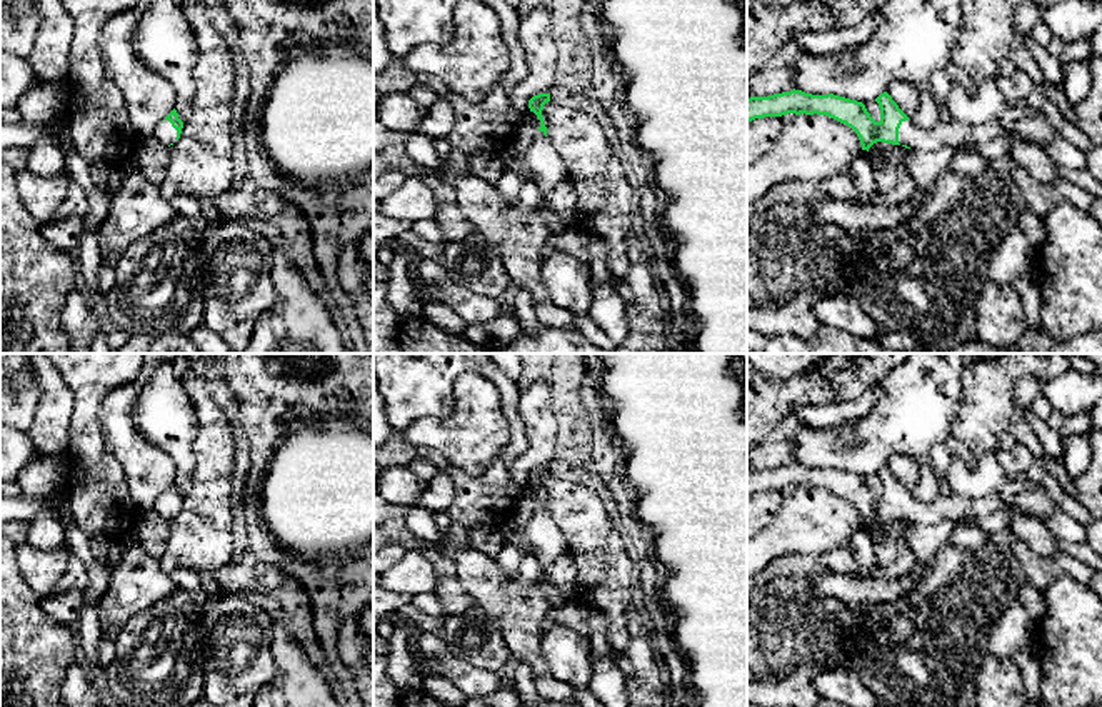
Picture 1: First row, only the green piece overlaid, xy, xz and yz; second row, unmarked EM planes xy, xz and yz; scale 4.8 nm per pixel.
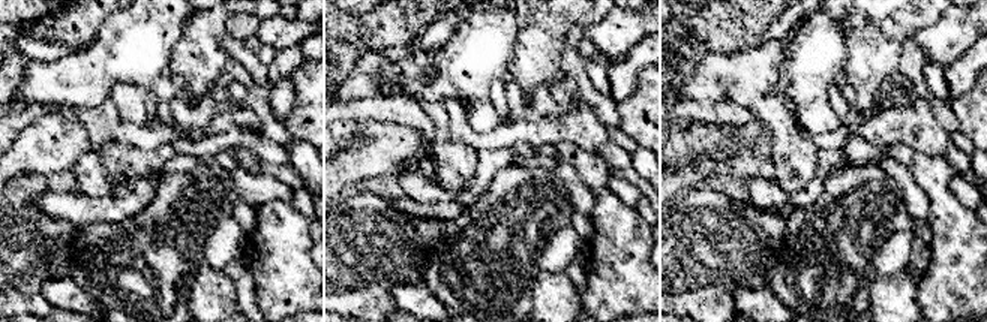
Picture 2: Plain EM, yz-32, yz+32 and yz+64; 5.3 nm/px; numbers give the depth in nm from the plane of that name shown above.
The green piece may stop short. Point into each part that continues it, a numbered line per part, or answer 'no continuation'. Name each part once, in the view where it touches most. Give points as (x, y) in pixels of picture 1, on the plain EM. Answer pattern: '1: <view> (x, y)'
1: yz (1036, 502)

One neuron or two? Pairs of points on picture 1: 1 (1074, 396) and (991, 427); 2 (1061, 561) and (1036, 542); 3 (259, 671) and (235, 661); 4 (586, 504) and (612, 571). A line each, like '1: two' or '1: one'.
1: two
2: two
3: one
4: one

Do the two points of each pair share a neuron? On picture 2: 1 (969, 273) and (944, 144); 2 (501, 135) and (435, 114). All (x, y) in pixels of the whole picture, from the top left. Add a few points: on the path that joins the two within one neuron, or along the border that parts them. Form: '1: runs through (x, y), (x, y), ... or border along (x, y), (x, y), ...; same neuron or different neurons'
1: border along (908, 146), (942, 156); different neurons
2: border along (444, 99), (449, 134), (471, 146); different neurons

